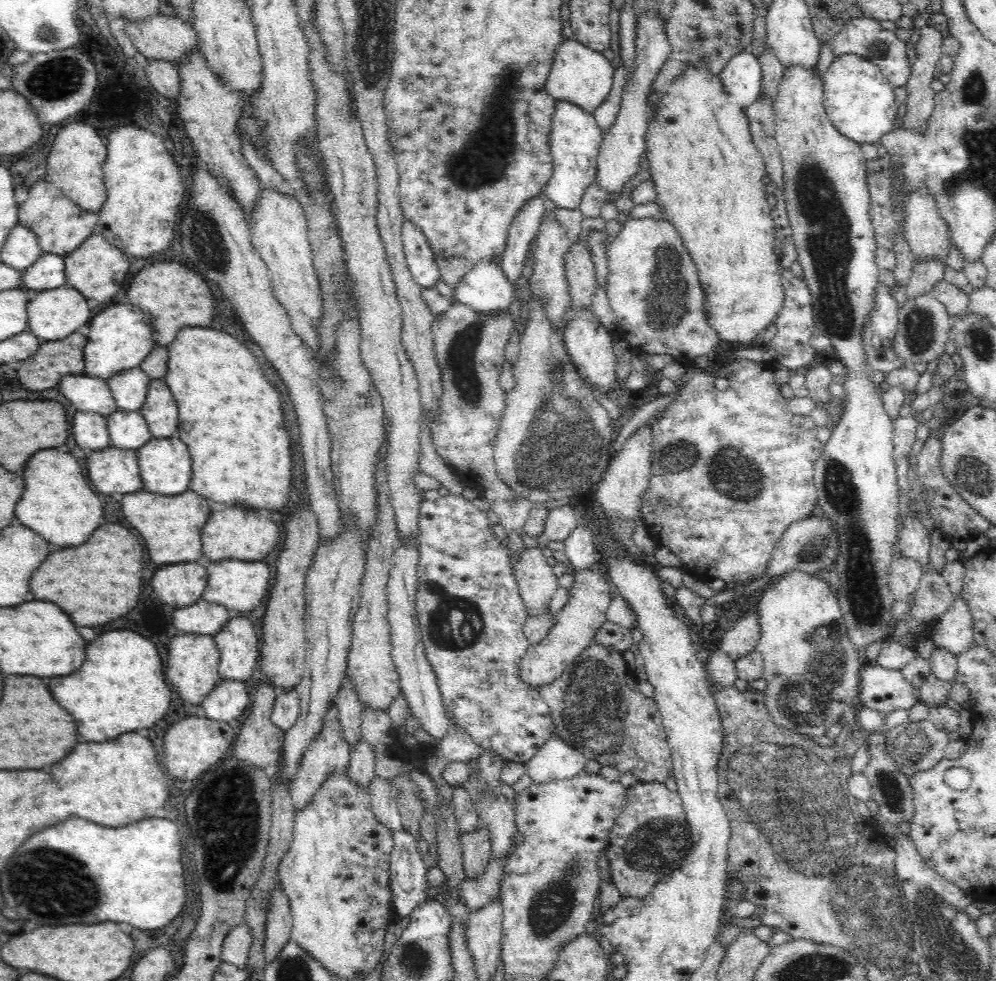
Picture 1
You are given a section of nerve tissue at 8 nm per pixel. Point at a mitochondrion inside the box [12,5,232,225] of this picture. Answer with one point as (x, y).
(50, 80)

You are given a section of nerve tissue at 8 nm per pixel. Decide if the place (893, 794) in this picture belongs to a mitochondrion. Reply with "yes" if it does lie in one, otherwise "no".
yes

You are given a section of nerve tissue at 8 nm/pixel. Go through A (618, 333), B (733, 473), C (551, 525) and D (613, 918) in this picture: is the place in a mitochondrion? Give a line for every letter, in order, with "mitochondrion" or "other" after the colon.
A: other
B: mitochondrion
C: other
D: other

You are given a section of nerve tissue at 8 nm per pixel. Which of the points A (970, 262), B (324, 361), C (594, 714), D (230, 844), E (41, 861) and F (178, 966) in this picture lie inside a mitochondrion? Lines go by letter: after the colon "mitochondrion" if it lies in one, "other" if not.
A: other
B: other
C: mitochondrion
D: mitochondrion
E: mitochondrion
F: other

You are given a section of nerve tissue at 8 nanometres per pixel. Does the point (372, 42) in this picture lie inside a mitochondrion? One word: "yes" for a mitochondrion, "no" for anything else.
yes

